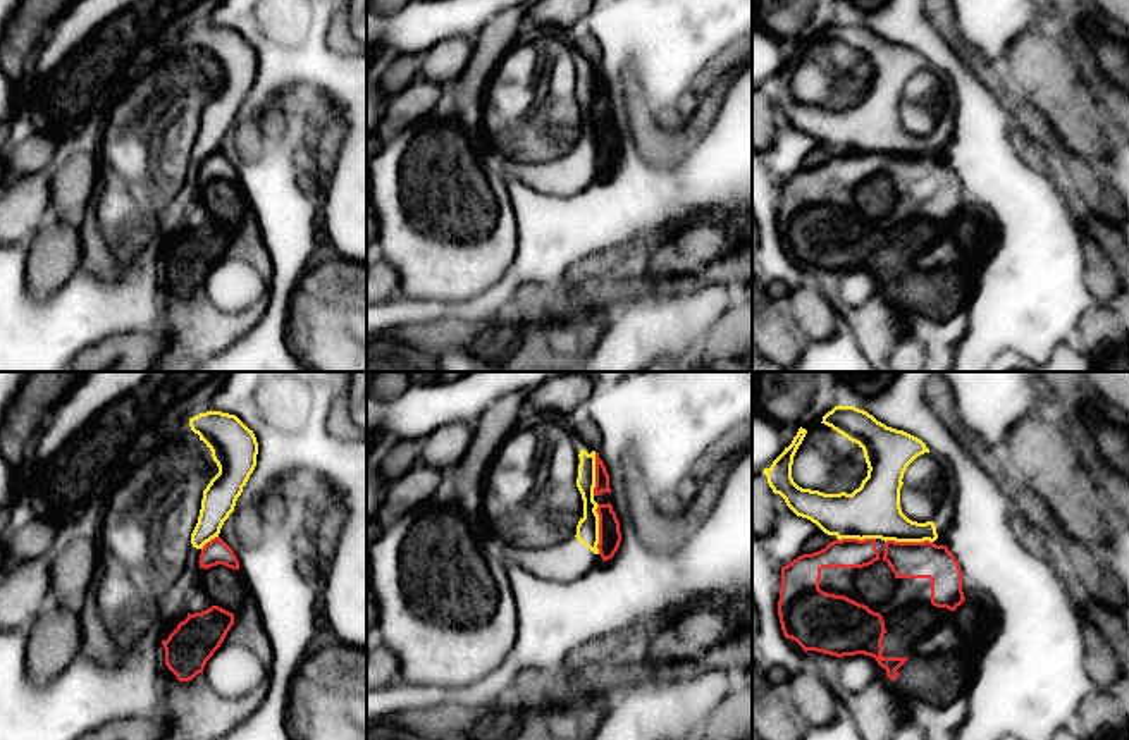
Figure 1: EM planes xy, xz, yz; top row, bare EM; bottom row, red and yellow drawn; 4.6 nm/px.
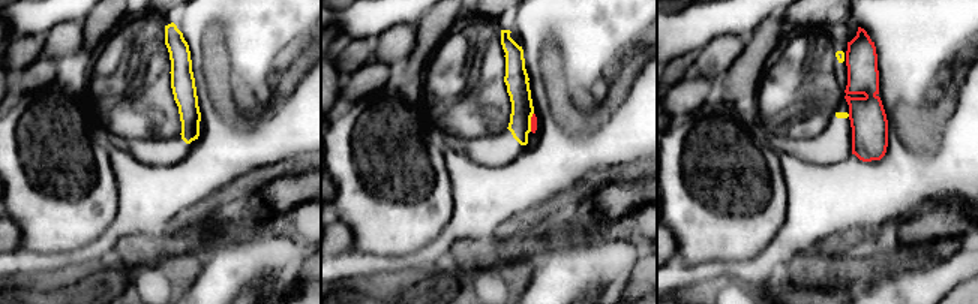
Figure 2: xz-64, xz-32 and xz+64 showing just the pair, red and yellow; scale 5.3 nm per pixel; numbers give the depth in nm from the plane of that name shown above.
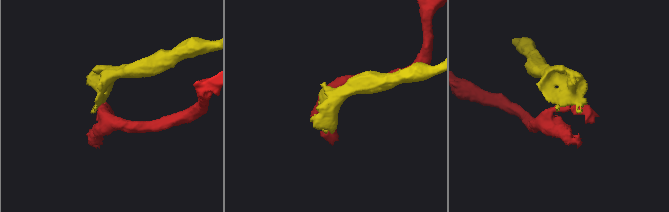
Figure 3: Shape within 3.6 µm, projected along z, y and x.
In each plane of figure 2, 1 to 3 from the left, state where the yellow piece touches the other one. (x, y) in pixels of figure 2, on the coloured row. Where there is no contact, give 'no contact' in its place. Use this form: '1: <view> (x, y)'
1: no contact
2: xz-32 (531, 122)
3: no contact

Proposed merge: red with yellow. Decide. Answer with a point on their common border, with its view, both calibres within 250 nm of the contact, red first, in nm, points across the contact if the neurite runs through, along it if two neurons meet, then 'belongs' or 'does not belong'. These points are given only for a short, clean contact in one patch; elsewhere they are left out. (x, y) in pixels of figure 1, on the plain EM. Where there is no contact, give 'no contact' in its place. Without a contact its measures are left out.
xz (599, 143) | 110/110 nm | along xz (599, 119), (596, 124), (598, 167) | does not belong

